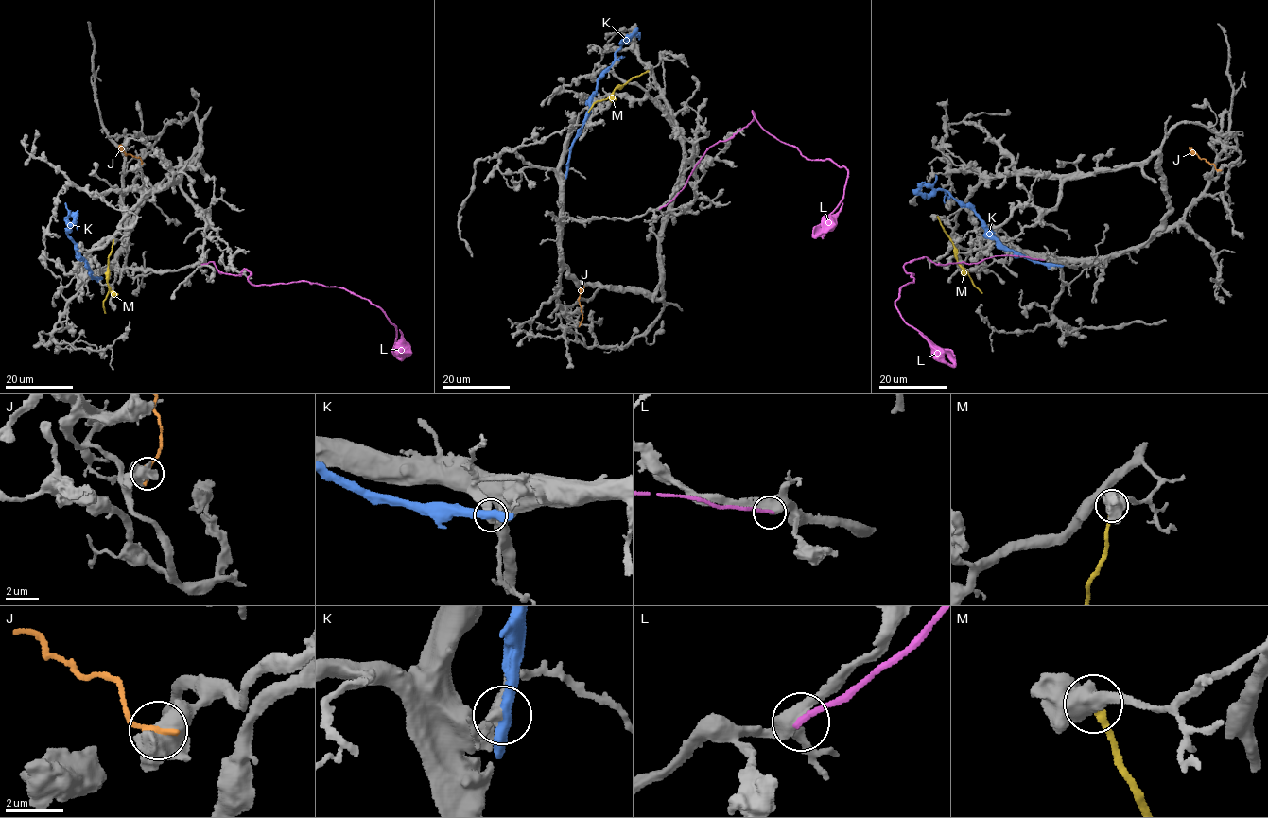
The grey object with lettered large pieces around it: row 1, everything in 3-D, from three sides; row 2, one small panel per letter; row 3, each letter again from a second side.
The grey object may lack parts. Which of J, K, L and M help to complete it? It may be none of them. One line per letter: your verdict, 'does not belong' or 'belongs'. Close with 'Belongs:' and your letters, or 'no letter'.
J: does not belong
K: does not belong
L: does not belong
M: does not belong
Belongs: no letter

